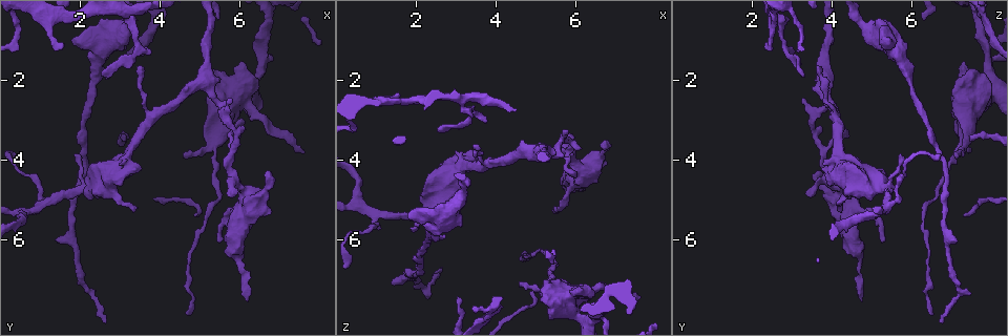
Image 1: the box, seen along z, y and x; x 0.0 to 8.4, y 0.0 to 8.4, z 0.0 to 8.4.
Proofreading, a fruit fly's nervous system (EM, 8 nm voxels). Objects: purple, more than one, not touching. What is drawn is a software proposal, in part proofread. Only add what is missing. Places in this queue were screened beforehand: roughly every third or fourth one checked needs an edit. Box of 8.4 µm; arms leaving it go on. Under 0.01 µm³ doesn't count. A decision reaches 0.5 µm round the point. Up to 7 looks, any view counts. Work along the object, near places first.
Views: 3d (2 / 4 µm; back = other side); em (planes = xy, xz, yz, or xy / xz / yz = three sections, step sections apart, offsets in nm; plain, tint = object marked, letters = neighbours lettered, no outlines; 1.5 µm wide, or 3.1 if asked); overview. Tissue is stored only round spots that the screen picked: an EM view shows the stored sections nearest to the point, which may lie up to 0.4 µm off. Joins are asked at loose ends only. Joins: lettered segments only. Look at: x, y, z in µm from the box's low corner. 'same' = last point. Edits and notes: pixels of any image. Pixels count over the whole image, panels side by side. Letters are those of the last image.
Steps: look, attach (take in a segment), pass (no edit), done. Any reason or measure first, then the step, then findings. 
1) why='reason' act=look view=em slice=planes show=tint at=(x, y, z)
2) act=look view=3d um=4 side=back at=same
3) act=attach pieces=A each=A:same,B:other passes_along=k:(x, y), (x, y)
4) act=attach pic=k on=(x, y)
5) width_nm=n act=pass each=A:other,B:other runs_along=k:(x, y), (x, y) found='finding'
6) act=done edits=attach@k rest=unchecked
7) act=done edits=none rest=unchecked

why='thin end' act=look view=em slice=planes show=letters at=(5.45, 6.05, 5.25)

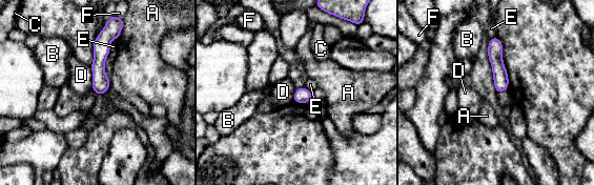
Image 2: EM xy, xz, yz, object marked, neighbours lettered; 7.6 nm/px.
act=pass each=A:other,B:other,C:other,D:other,E:other,F:other border=2:(89, 66), (94, 91) found='none of them fits'

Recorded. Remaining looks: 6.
why='tapers out' act=look view=em slice=planes show=letters at=(5.80, 4.90, 3.40)

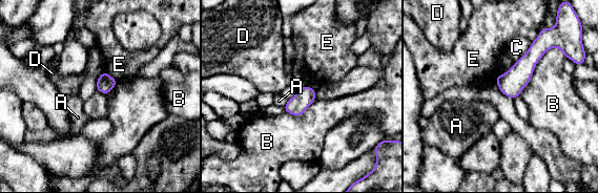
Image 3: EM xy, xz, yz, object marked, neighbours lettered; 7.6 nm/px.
act=pass each=A:other,B:other,C:other,D:other,E:other border=3:(287, 101), (284, 107) found='no lettered segment goes on from it'

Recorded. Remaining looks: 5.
why='an open end' act=look view=3d um=4 at=(2.30, 4.80, 4.35)

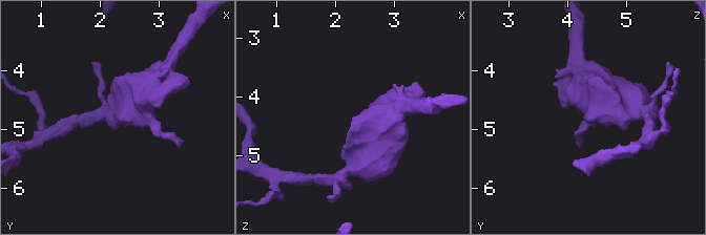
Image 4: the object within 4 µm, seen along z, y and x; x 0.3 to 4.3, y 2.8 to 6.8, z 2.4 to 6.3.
act=look view=em slice=xz step=8 show=letters at=(2.30, 4.80, 4.35)

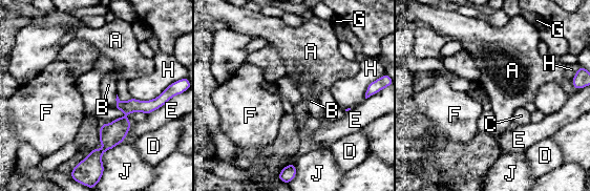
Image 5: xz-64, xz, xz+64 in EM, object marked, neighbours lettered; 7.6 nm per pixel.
why='another direction' act=look view=em slice=planes show=letters at=same

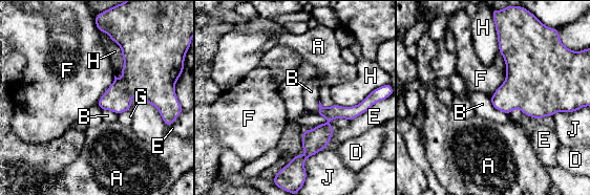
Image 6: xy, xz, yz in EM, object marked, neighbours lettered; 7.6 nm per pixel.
act=pass each=A:other,B:other,D:other,E:other,F:other,G:other,H:other,J:other border=6:(499, 50), (505, 80), (489, 98) found='no lettered segment goes on from it'

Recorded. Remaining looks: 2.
act=done edits=none rest=unchecked

